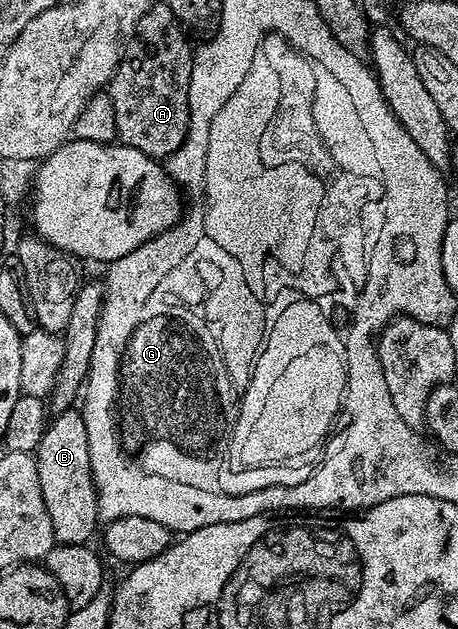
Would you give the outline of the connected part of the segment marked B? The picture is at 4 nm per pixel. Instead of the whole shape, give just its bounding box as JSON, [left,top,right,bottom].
[33,407,101,545]

